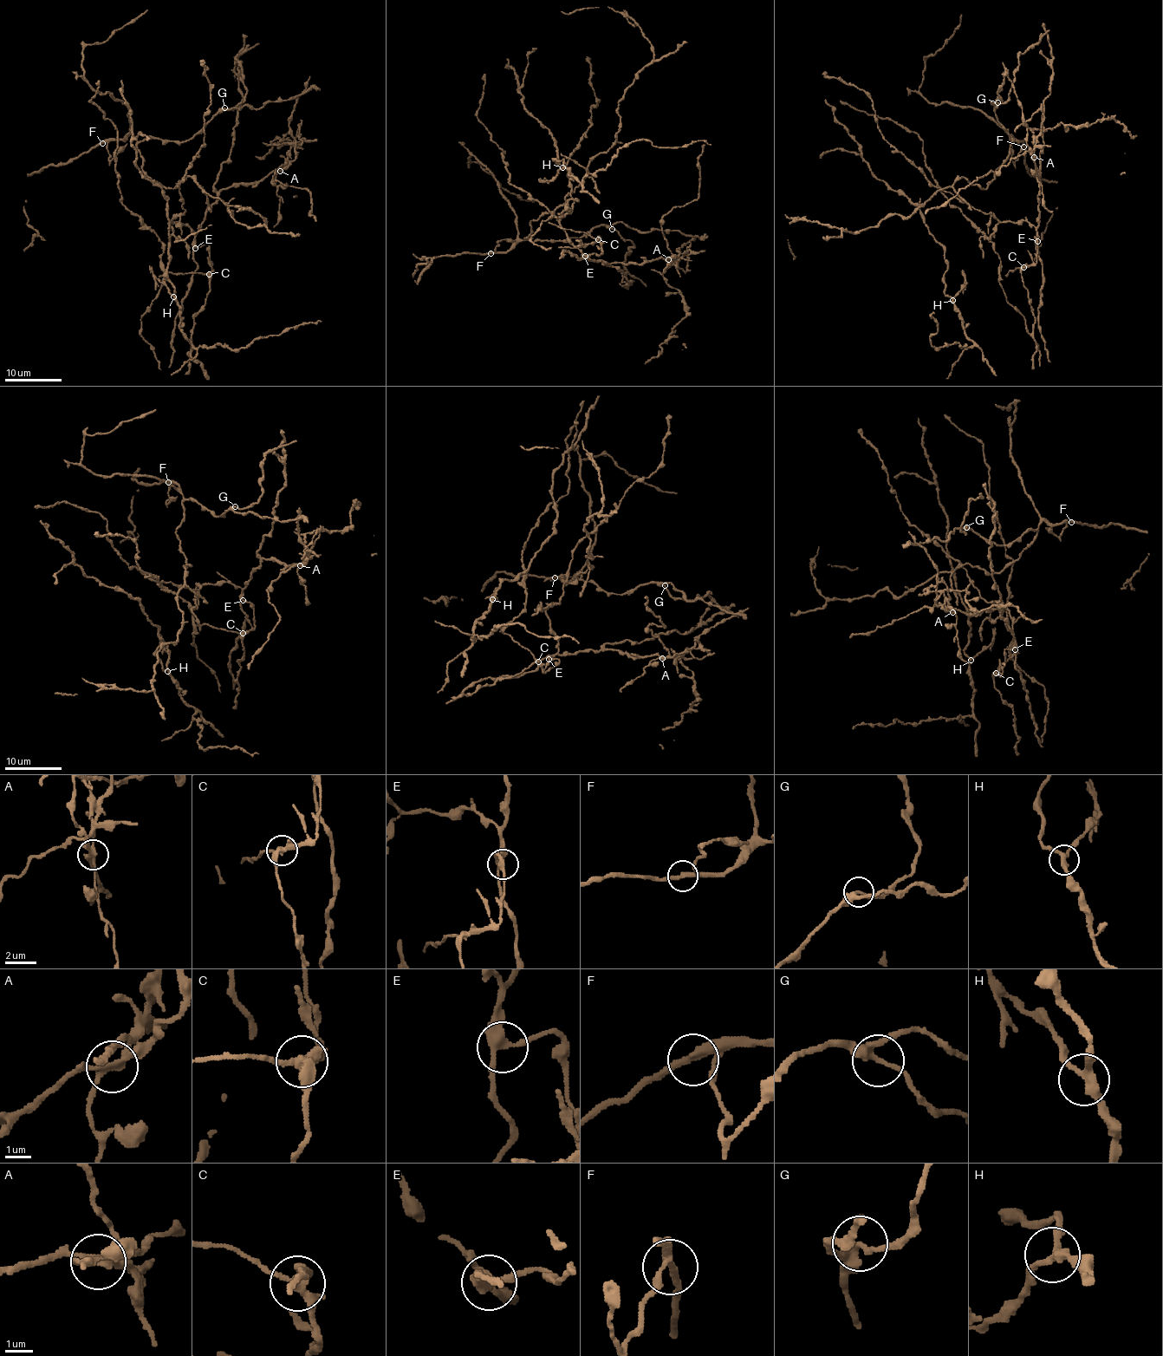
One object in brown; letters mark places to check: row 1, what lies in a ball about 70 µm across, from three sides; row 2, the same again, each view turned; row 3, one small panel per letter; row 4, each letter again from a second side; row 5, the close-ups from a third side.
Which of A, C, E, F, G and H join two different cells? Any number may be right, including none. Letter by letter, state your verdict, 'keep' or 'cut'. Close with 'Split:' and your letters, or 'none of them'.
A: cut
C: cut
E: keep
F: keep
G: keep
H: keep
Split: A, C

